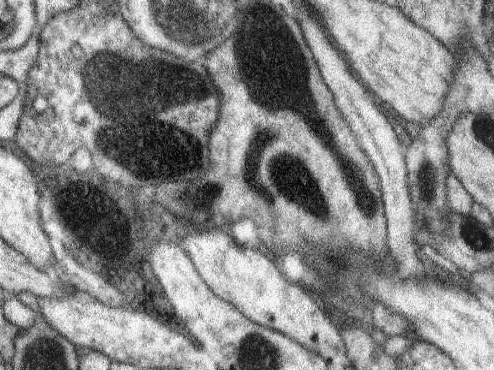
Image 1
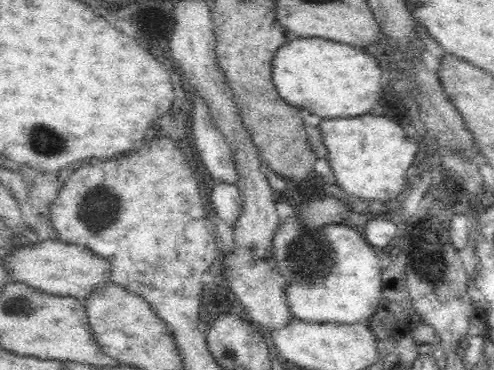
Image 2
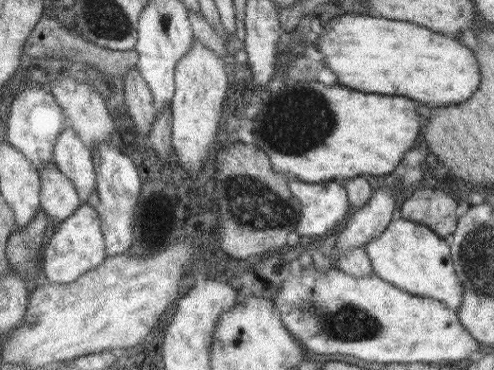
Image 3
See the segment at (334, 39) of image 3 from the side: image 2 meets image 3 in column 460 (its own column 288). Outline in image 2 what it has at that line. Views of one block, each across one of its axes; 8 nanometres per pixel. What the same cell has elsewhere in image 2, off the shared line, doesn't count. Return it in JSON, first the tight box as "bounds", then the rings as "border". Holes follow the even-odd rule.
{"bounds":[272,36,386,118],"border":[[[292,36],[272,58],[272,82],[280,98],[294,108],[306,108],[320,118],[364,116],[370,114],[370,110],[384,106],[386,92],[380,82],[382,74],[382,66],[370,52],[318,36]]]}

